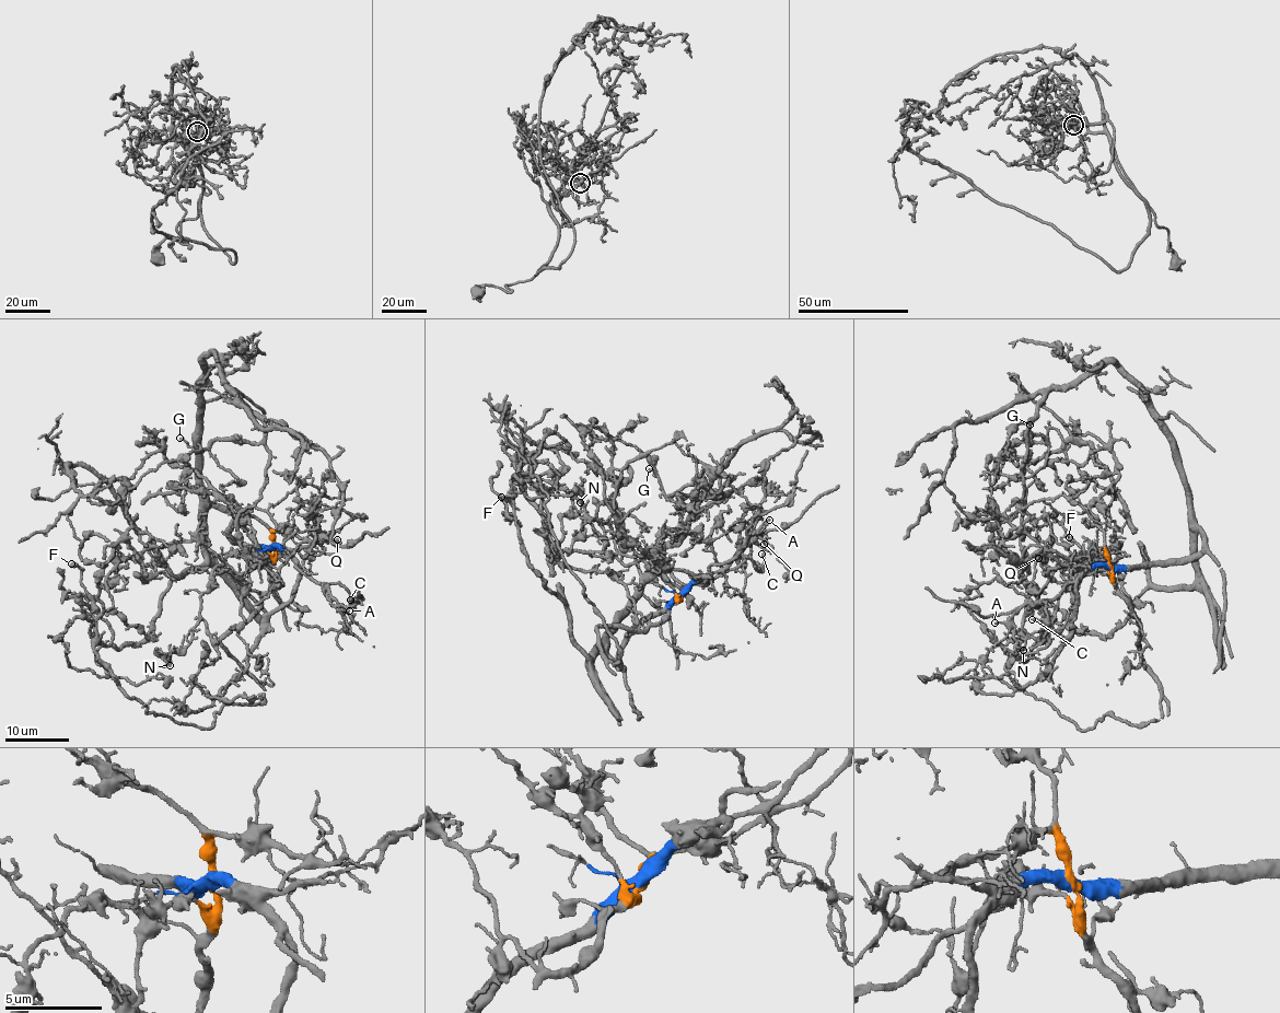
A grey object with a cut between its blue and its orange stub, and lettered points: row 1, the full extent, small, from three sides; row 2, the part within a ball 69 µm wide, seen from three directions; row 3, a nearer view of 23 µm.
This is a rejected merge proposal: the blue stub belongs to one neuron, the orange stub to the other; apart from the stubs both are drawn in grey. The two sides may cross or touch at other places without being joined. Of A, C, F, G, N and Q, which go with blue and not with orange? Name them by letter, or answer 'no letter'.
A, C, F, G, Q

